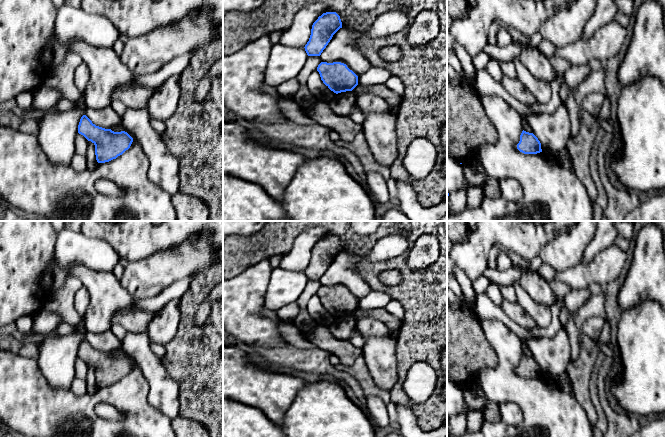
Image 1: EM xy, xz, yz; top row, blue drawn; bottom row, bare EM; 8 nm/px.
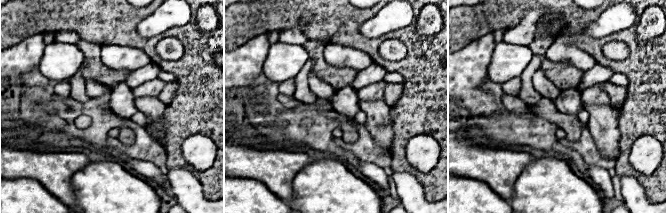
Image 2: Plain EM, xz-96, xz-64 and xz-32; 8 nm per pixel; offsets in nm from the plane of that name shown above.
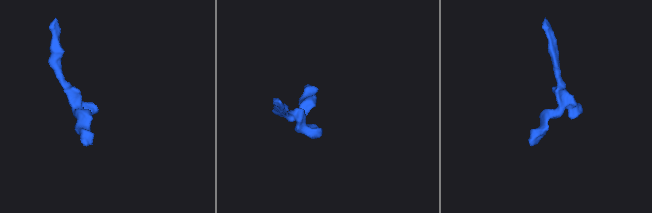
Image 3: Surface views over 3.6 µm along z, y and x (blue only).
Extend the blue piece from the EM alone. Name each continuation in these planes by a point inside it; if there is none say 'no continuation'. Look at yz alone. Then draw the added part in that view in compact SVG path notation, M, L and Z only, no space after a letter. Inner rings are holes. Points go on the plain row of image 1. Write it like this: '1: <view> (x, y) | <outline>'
no continuation

